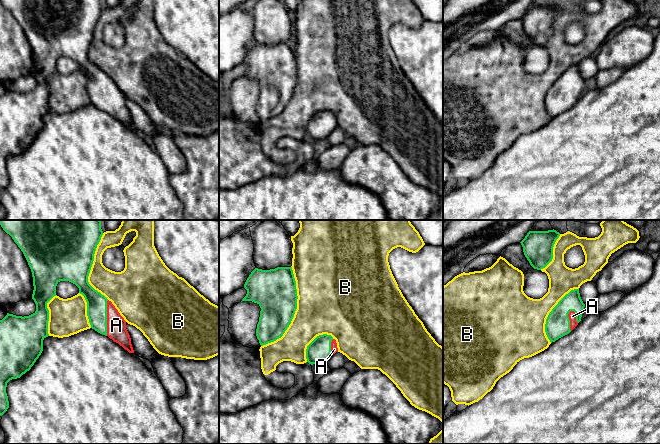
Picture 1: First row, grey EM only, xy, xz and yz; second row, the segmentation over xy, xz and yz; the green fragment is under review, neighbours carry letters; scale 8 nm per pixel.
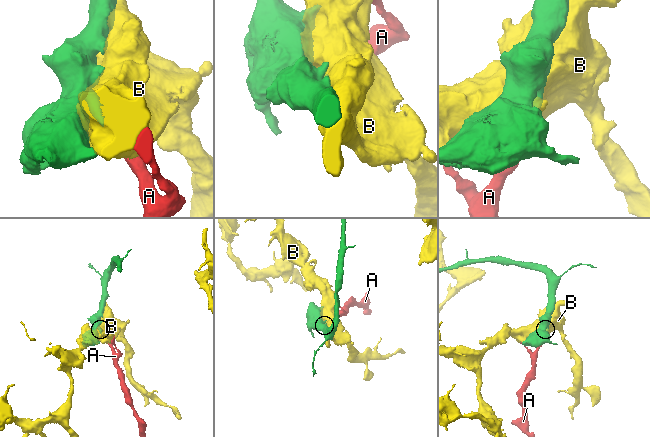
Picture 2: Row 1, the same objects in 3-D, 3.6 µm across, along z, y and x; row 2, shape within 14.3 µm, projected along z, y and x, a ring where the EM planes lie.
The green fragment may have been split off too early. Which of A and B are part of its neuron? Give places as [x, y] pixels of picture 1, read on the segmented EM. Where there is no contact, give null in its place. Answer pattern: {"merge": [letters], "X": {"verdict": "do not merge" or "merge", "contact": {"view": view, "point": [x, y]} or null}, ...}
{"merge": ["A"], "A": {"verdict": "merge", "contact": {"view": "xy", "point": [106, 318]}}, "B": {"verdict": "do not merge", "contact": {"view": "xz", "point": [295, 310]}}}

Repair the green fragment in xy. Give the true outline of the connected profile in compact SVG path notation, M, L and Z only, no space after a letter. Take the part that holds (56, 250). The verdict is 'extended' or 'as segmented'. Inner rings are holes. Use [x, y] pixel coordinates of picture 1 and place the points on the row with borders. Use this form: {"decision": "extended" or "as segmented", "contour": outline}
{"decision": "extended", "contour": "M0 220L0 225L12 237L28 262L32 272L34 286L32 299L36 304L36 311L29 316L22 317L7 313L0 320L0 416L2 416L9 408L6 393L7 383L12 379L20 378L29 371L43 351L43 340L49 336L49 310L47 303L56 296L56 286L60 281L69 281L79 288L79 293L84 296L87 302L87 316L92 329L102 335L108 336L129 353L134 353L134 350L124 318L112 302L95 290L88 282L88 276L94 261L94 254L103 235L100 220Z"}

